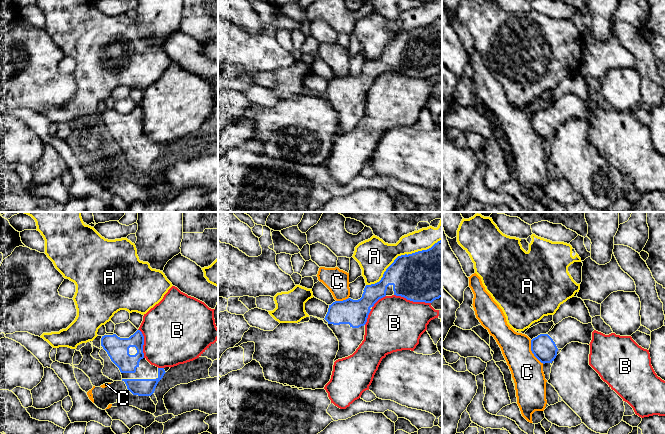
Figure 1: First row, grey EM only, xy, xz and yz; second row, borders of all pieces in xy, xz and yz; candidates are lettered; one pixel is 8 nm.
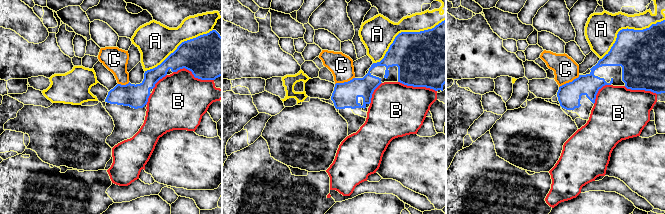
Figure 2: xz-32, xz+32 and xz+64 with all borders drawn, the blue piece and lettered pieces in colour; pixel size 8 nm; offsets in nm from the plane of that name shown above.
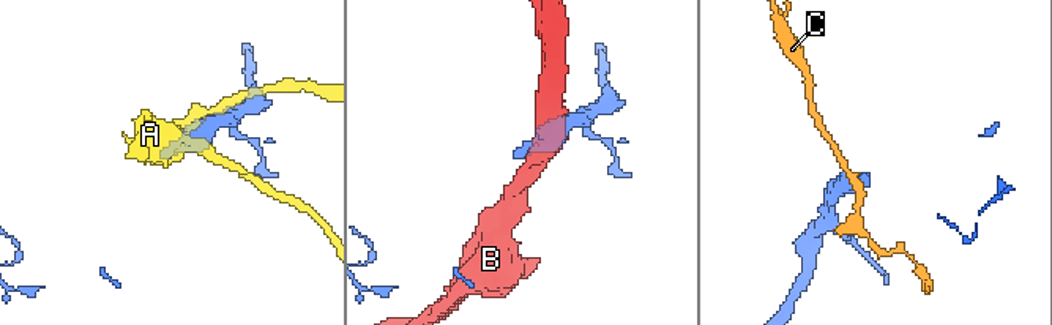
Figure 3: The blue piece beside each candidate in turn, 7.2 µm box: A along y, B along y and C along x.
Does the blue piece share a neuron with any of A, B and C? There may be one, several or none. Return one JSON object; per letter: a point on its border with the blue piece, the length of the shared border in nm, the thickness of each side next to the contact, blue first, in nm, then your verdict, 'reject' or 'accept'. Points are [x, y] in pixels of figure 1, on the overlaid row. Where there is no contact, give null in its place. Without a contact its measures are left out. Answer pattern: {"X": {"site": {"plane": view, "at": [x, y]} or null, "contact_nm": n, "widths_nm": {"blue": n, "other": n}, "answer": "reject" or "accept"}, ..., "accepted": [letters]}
{"A": {"site": {"plane": "xz", "at": [401, 255]}, "contact_nm": 700, "widths_nm": {"blue": 420, "other": 280}, "answer": "reject"}, "B": {"site": {"plane": "xz", "at": [412, 300]}, "contact_nm": 300, "widths_nm": {"blue": 420, "other": 440}, "answer": "reject"}, "C": {"site": {"plane": "yz", "at": [532, 352]}, "contact_nm": 220, "widths_nm": {"blue": 200, "other": 260}, "answer": "reject"}, "accepted": []}

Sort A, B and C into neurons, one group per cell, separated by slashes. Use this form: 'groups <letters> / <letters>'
groups A / B / C

